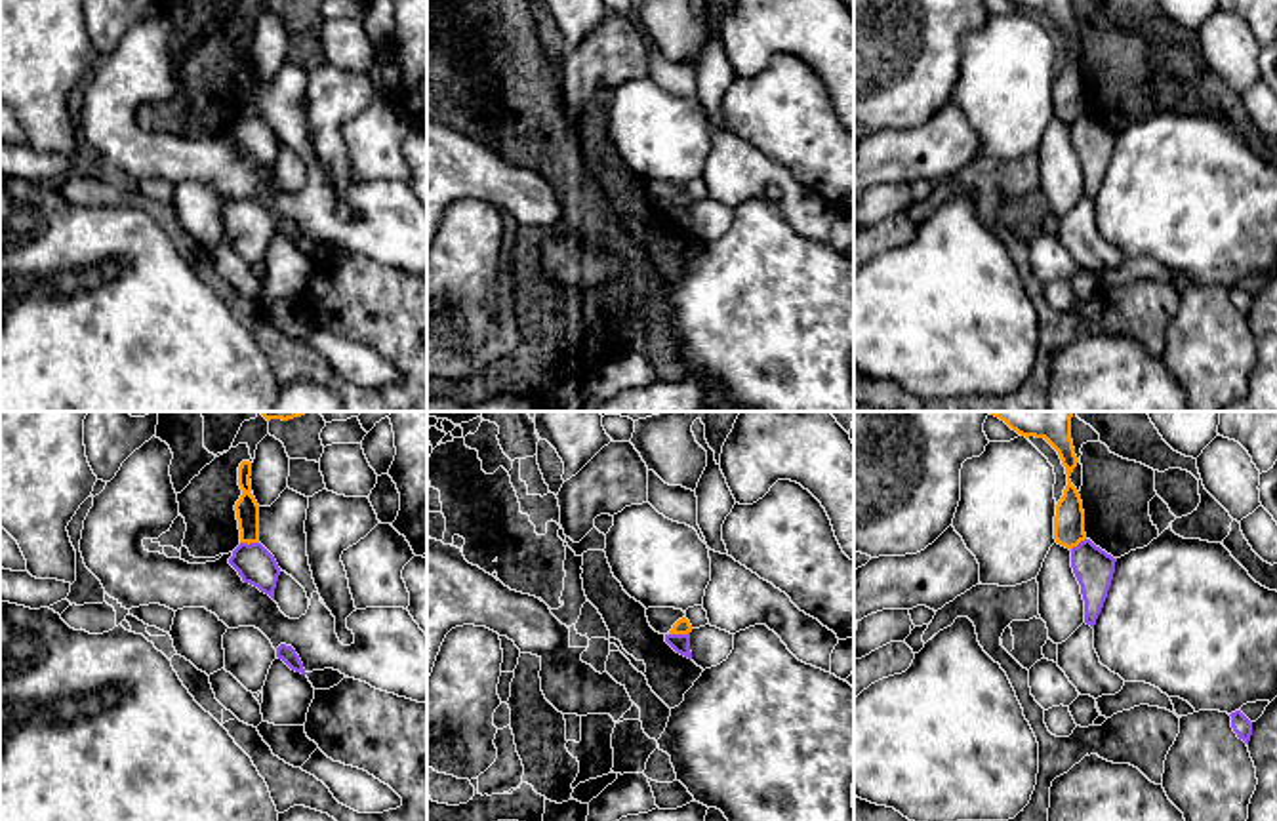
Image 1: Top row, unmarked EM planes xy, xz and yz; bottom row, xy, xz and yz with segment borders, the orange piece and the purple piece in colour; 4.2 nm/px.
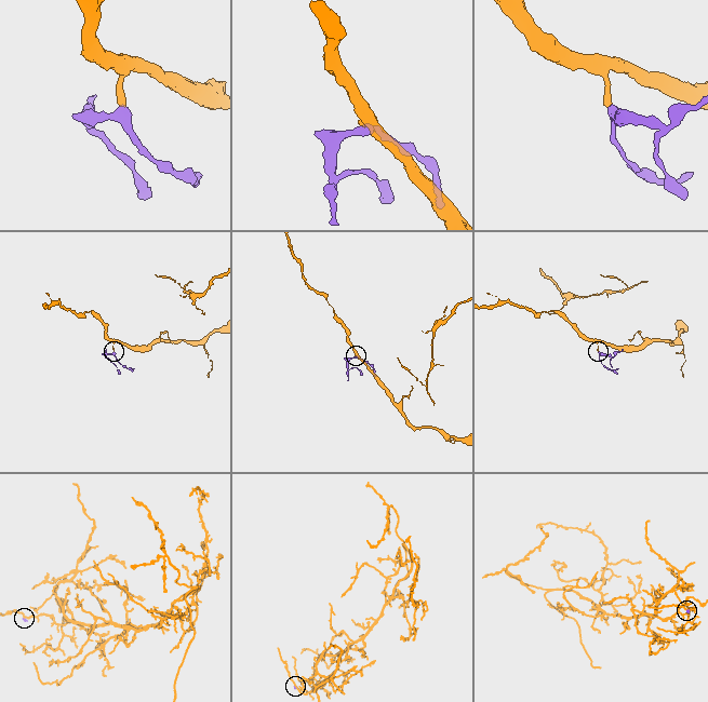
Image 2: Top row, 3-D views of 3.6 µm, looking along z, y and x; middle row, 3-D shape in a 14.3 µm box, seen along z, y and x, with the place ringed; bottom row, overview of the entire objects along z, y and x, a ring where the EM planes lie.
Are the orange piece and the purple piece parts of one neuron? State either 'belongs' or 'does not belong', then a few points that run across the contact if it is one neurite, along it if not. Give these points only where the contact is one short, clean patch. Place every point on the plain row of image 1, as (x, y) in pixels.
does not belong; line xz (689, 204), (669, 208)

